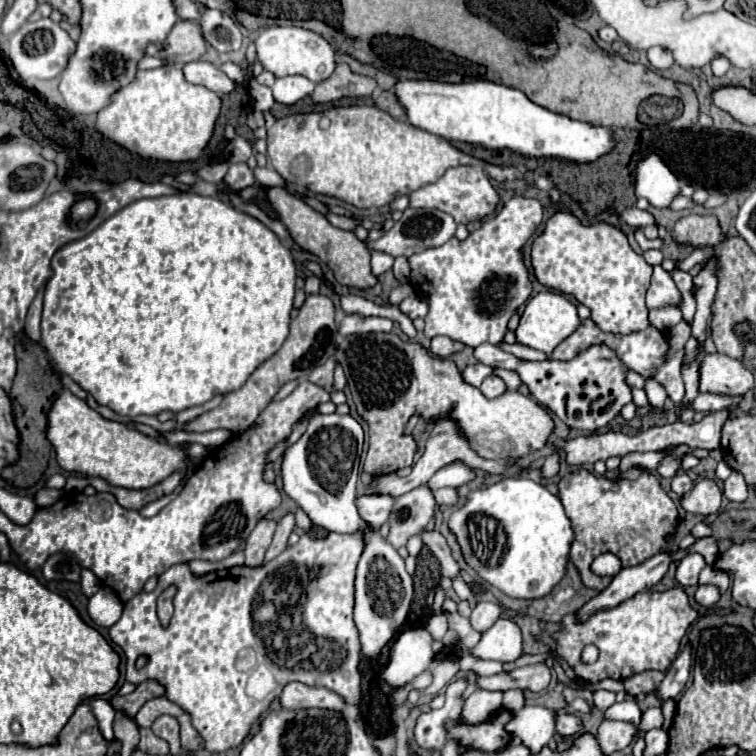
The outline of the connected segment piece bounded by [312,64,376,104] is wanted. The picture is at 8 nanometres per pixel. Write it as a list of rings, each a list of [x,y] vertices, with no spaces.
[[[338,64],[330,78],[316,84],[316,90],[312,92],[312,100],[316,104],[326,104],[326,102],[334,102],[340,98],[370,96],[374,88],[376,88],[376,80],[354,74],[348,68],[348,64]]]

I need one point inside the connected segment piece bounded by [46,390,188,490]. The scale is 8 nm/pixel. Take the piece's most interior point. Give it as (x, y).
(85, 442)

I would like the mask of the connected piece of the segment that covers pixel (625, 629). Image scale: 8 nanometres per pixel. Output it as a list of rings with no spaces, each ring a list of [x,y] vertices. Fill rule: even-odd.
[[[672,588],[666,592],[638,592],[614,608],[590,614],[584,622],[578,620],[576,612],[566,614],[560,620],[560,630],[554,632],[556,654],[570,664],[576,676],[592,684],[606,678],[626,680],[644,670],[666,672],[674,662],[680,640],[694,618],[696,610],[690,606],[682,588]],[[588,644],[594,644],[600,650],[600,656],[594,664],[582,662],[582,650]]]

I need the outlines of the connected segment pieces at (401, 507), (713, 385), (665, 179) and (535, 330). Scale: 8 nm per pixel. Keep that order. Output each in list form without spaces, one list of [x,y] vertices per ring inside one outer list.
[[[426,486],[414,488],[414,492],[400,496],[394,502],[392,514],[388,518],[390,532],[388,532],[386,540],[396,550],[406,546],[406,542],[412,536],[418,536],[424,532],[426,524],[430,522],[430,518],[434,514],[434,506],[436,506],[436,502],[432,498],[430,488],[426,488]]]
[[[706,354],[700,364],[700,392],[712,394],[746,394],[754,388],[752,372],[740,362],[724,354]]]
[[[648,152],[636,162],[634,194],[636,198],[646,198],[656,210],[668,210],[680,194],[680,178],[658,152]]]
[[[548,290],[548,292],[540,292],[538,296],[528,300],[526,310],[522,314],[522,320],[520,320],[520,326],[516,330],[516,338],[518,338],[520,344],[536,348],[536,350],[550,356],[552,350],[562,340],[566,340],[578,326],[580,326],[580,318],[576,314],[576,306],[568,298],[564,298],[562,294]]]

